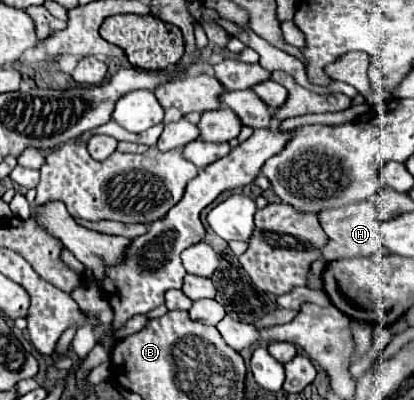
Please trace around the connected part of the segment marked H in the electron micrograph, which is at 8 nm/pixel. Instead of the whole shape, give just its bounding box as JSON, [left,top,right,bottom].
[319,201,391,261]

